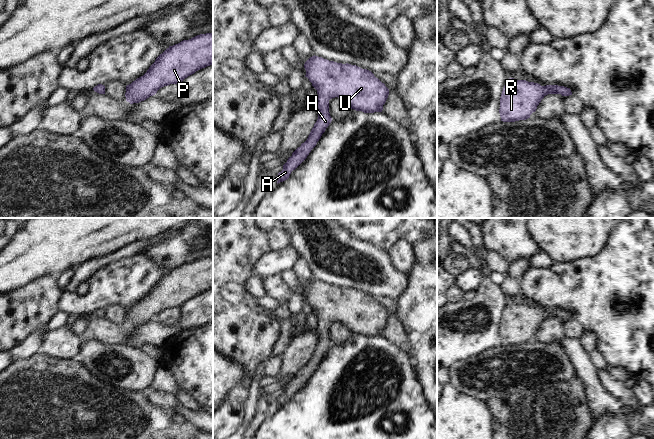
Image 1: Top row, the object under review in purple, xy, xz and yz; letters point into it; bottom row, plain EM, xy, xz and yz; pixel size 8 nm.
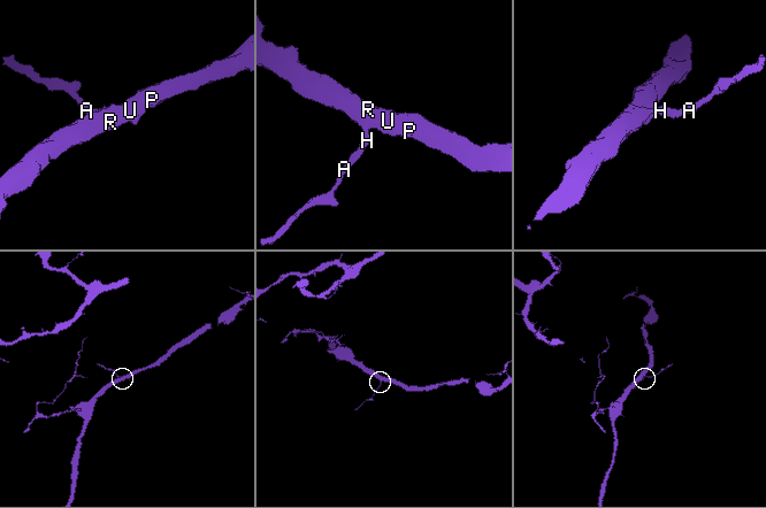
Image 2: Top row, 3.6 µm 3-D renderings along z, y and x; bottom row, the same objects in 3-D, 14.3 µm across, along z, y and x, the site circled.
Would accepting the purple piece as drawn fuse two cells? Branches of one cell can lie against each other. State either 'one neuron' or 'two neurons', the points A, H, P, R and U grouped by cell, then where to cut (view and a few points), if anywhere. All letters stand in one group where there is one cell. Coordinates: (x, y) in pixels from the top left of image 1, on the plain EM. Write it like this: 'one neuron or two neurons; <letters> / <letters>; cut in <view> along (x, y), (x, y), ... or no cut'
one neuron; A H P R U; no cut

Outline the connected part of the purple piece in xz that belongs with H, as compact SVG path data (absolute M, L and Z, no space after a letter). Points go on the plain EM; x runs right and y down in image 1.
M314 279L305 286L304 292L306 294L305 301L309 303L312 310L317 314L318 343L307 364L292 377L292 380L289 381L287 386L283 389L283 394L277 399L277 408L287 404L291 396L307 382L331 347L332 342L329 337L330 323L338 321L341 322L346 329L349 329L351 333L364 337L374 337L382 336L383 329L389 319L389 313L376 302L371 295L362 293L356 289L337 287Z

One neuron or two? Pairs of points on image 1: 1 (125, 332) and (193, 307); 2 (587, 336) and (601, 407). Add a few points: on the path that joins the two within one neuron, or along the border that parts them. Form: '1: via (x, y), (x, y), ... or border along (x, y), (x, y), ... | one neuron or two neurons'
1: border along (129, 328), (132, 345) | two neurons
2: border along (579, 339), (580, 345), (589, 354) | two neurons

